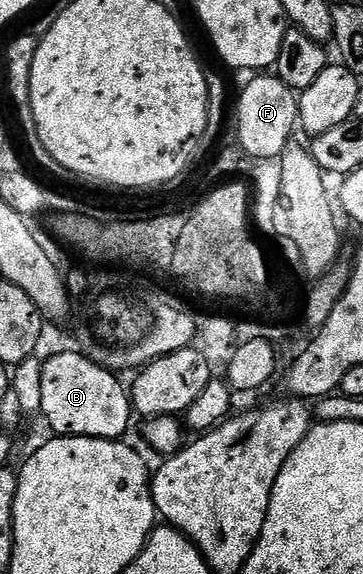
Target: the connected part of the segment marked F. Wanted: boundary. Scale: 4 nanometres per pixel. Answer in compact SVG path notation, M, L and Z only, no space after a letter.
M253 76L250 78L253 79L242 88L241 95L237 98L236 145L249 153L255 160L261 160L261 158L280 159L281 153L289 147L290 141L294 137L293 129L296 131L299 126L298 95L275 76Z

